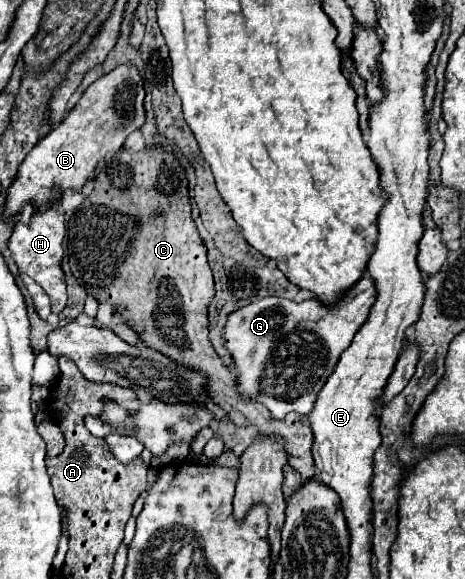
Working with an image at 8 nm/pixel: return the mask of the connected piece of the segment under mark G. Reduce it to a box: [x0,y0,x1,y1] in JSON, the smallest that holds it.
[221,272,375,420]

